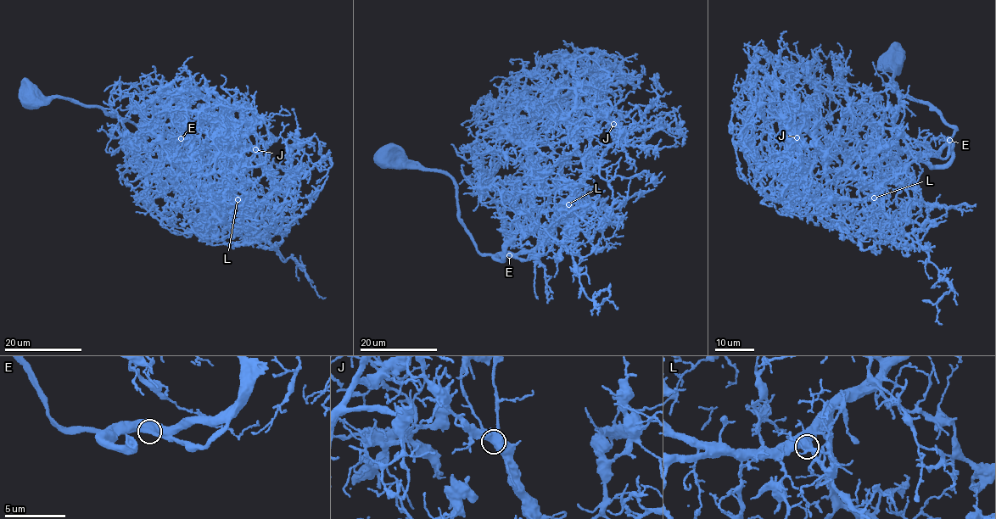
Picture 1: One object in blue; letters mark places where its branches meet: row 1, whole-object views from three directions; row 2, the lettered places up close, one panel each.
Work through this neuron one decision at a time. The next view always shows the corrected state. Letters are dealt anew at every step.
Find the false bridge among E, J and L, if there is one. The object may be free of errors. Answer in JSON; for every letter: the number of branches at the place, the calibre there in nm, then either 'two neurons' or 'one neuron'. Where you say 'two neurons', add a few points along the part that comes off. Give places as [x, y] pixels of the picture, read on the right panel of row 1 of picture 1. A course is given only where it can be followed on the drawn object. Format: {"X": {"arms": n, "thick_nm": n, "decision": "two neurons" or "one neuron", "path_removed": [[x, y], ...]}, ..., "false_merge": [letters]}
{"E": {"arms": 2, "thick_nm": 600, "decision": "one neuron"}, "J": {"arms": 2, "thick_nm": 550, "decision": "one neuron"}, "L": {"arms": 2, "thick_nm": 500, "decision": "one neuron"}, "false_merge": []}

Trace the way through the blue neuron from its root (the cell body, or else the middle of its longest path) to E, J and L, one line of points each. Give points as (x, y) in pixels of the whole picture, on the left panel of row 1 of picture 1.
E: (28, 97), (26, 98), (31, 100), (69, 97), (125, 118), (142, 130), (165, 131), (181, 138)
J: (28, 97), (69, 97), (142, 130), (191, 141), (212, 154), (232, 198), (258, 209), (271, 184), (255, 149)
L: (28, 97), (31, 100), (69, 97), (125, 118), (142, 130), (191, 141), (212, 154), (228, 192), (237, 199)

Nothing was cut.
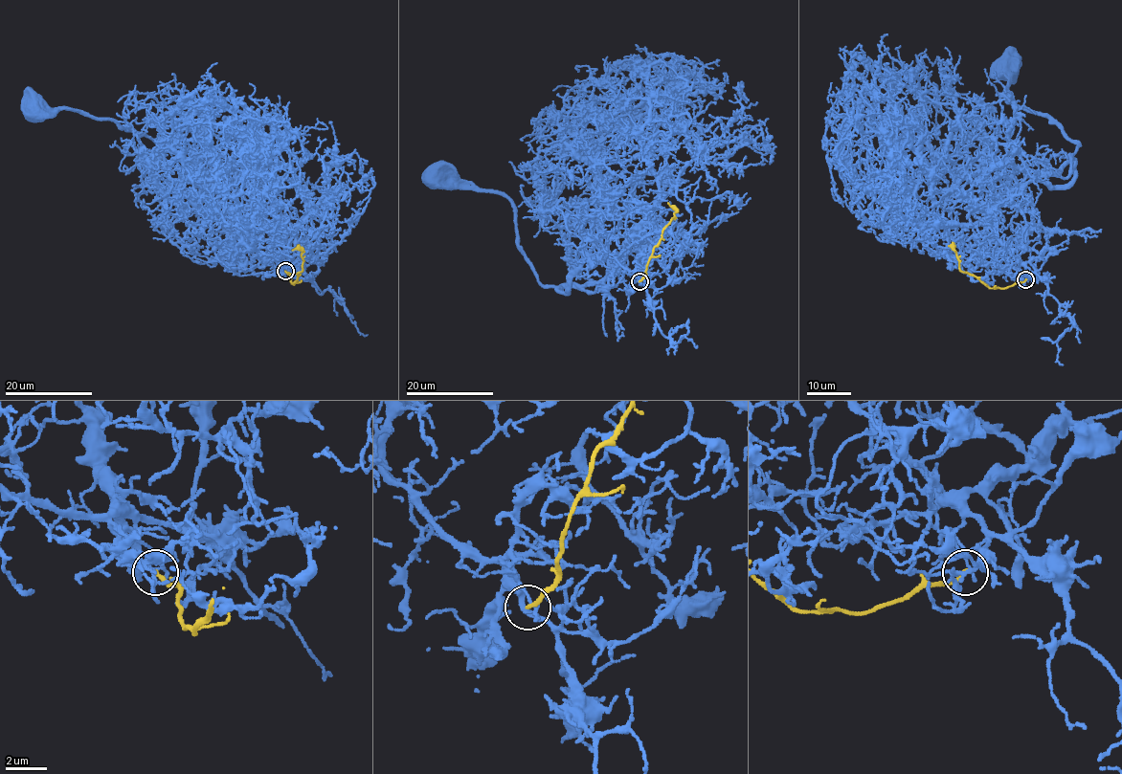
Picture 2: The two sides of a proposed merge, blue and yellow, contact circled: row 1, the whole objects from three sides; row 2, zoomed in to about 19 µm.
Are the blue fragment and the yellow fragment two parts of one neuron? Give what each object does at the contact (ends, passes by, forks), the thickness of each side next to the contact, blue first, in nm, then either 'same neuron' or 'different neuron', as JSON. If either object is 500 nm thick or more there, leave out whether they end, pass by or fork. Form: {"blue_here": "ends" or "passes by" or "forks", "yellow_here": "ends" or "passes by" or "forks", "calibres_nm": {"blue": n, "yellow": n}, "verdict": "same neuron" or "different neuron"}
{"blue_here": "ends", "yellow_here": "ends", "calibres_nm": {"blue": 170, "yellow": 200}, "verdict": "different neuron"}

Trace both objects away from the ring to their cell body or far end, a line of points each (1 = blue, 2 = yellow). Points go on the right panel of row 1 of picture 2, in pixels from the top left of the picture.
1: (1026, 279), (997, 239), (995, 210), (1059, 169), (1079, 144), (1051, 119), (1017, 107), (1003, 67)
2: (1026, 279), (1004, 288), (990, 288), (960, 270), (956, 253), (949, 246)

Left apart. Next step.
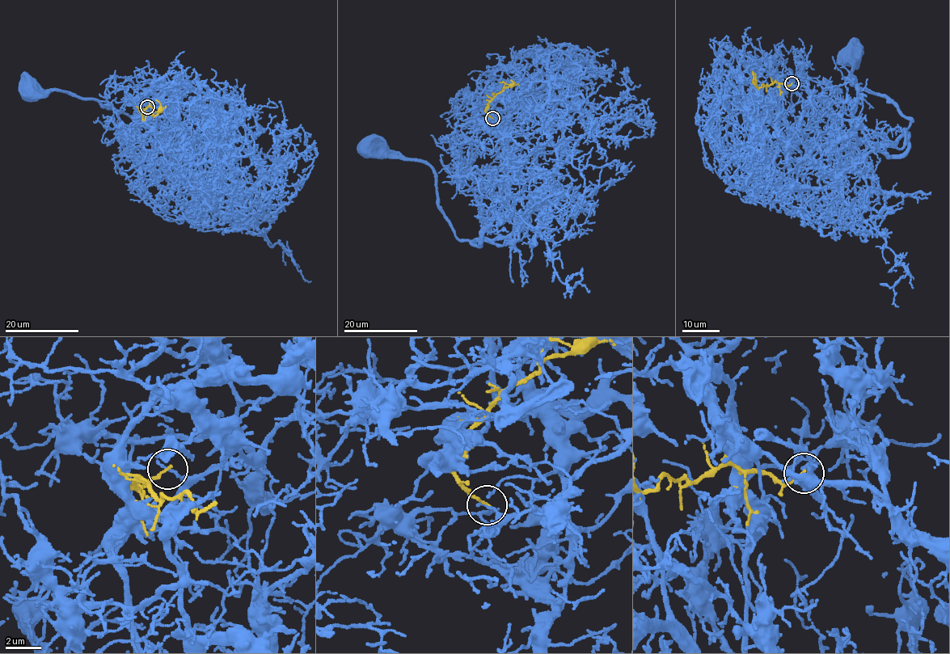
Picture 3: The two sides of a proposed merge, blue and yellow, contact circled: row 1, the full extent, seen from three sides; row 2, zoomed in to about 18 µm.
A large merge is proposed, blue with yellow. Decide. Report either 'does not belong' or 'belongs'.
does not belong

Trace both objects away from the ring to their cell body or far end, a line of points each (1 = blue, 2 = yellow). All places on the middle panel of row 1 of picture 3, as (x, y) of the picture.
1: (492, 118), (508, 124), (504, 193), (513, 220), (493, 240), (459, 240), (429, 165), (367, 144)
2: (492, 118), (486, 112), (487, 103), (514, 83), (511, 80)

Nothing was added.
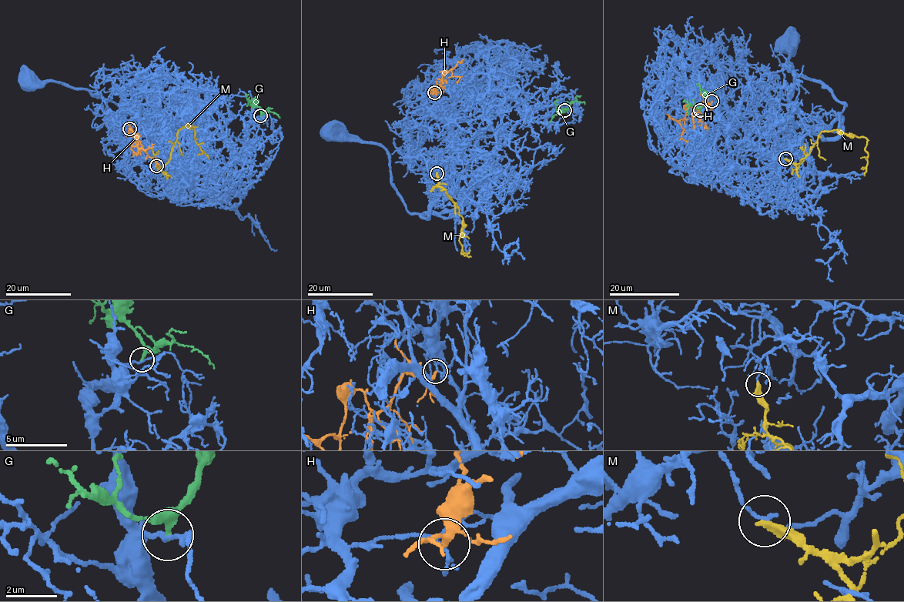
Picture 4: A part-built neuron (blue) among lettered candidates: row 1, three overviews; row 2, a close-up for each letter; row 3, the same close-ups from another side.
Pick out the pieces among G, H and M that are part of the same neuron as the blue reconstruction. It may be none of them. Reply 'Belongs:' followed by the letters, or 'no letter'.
Belongs: no letter

